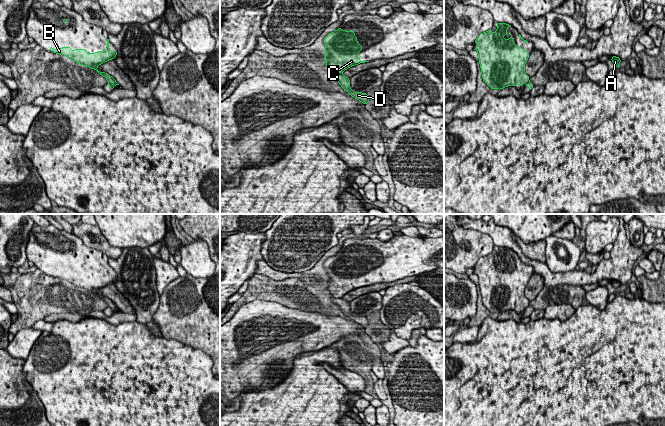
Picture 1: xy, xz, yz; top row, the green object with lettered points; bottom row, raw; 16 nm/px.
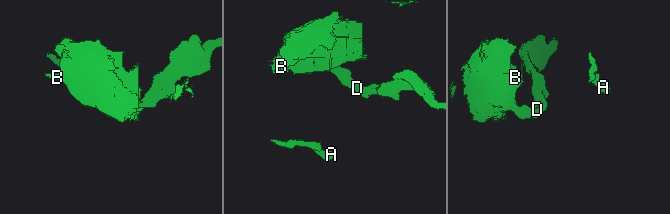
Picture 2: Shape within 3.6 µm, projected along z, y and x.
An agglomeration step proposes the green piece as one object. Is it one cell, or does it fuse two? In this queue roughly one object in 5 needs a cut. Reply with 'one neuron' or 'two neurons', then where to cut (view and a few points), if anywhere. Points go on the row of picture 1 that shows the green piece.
two neurons; cut in xz along (333, 72), (341, 74)

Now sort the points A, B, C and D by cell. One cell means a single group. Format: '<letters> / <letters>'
A B C / D

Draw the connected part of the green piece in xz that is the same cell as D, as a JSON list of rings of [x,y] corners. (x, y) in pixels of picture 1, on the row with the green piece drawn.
[[[334,73],[331,76],[333,79],[337,80],[344,89],[344,91],[348,92],[351,96],[361,101],[364,105],[366,103],[369,103],[369,97],[366,93],[354,92],[350,88],[350,80],[348,77],[345,77],[342,74],[334,74]]]

